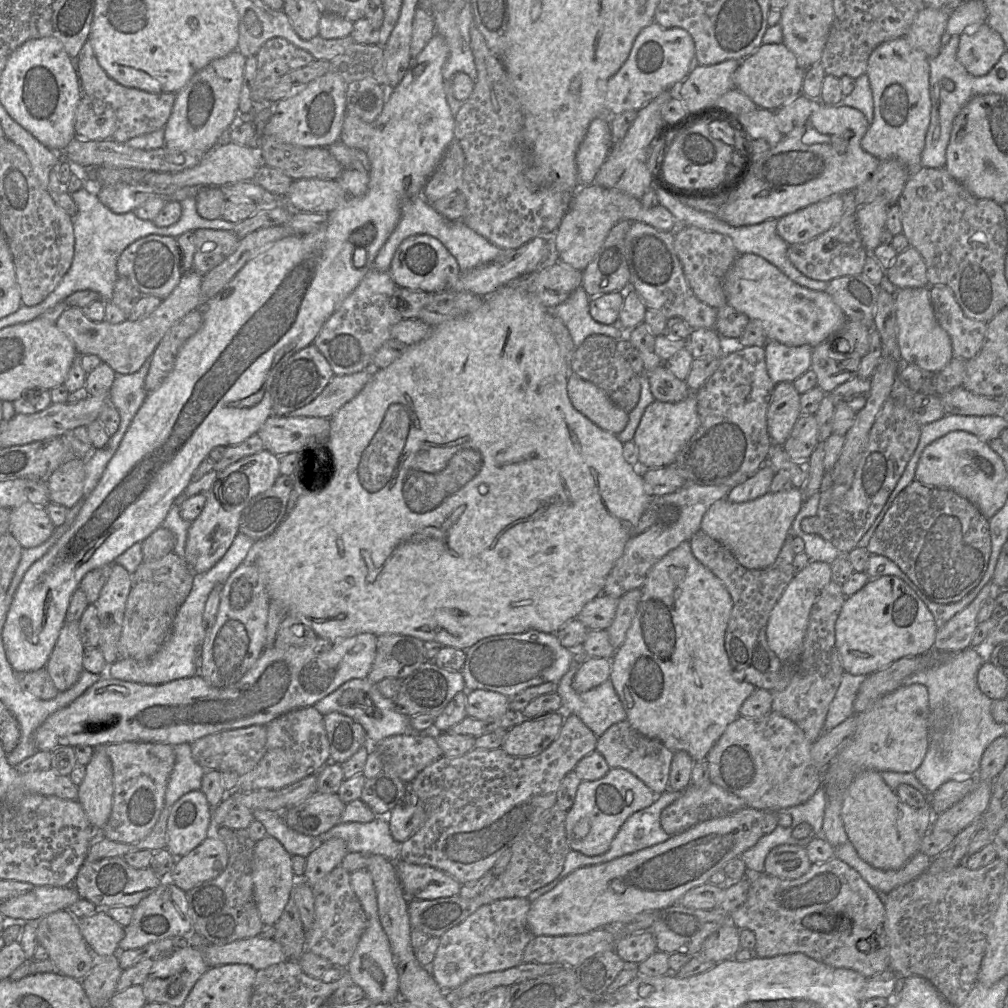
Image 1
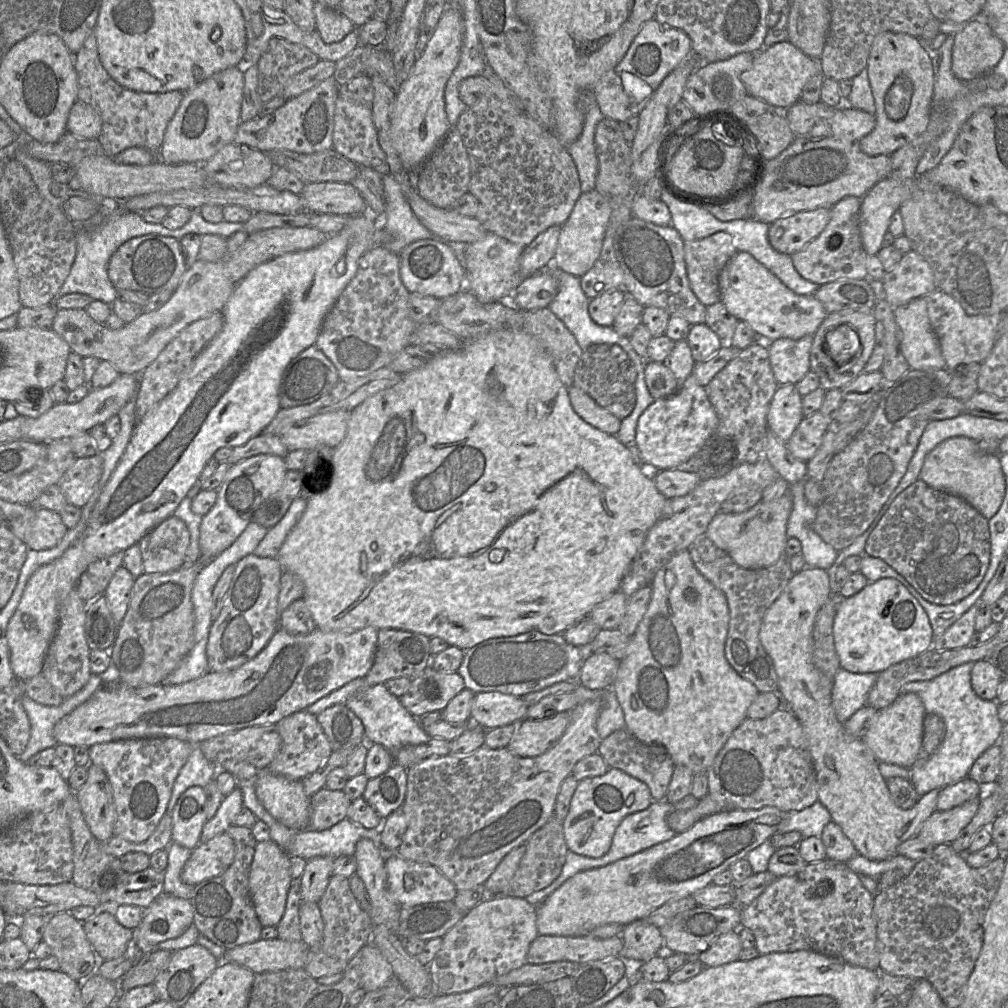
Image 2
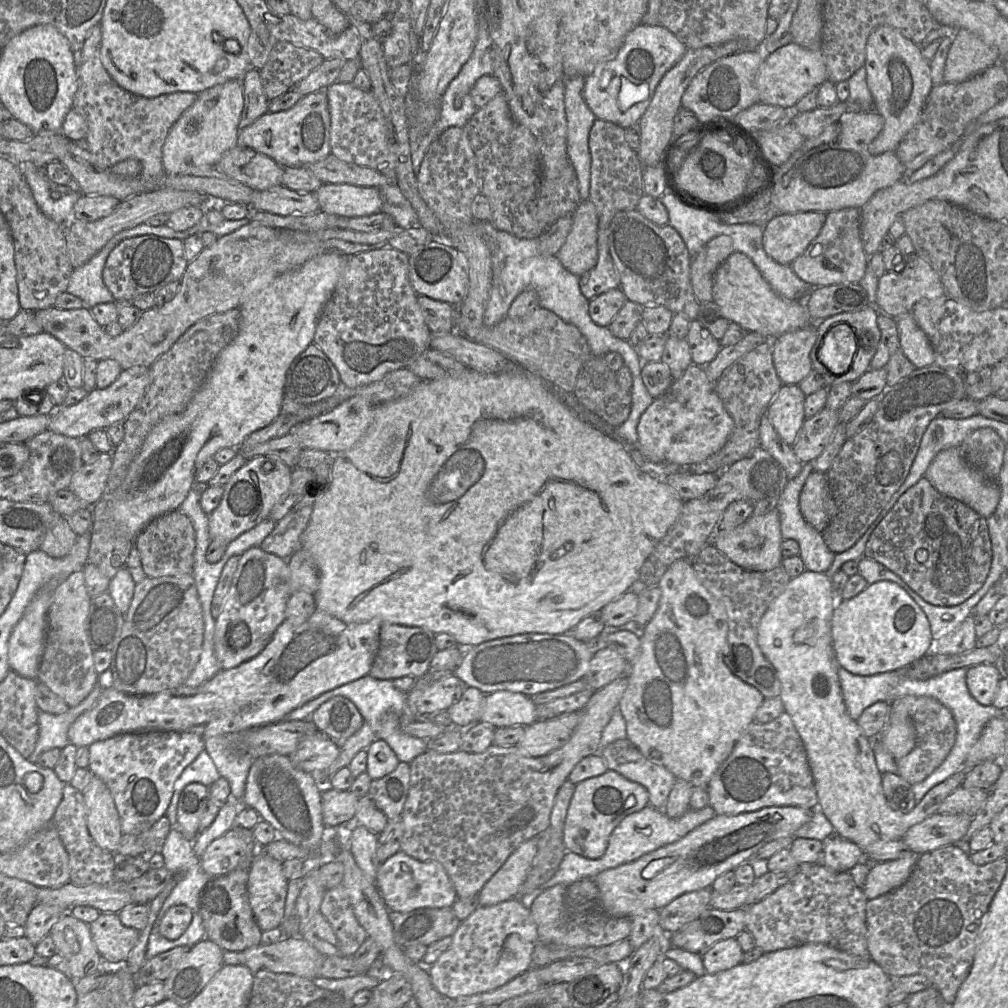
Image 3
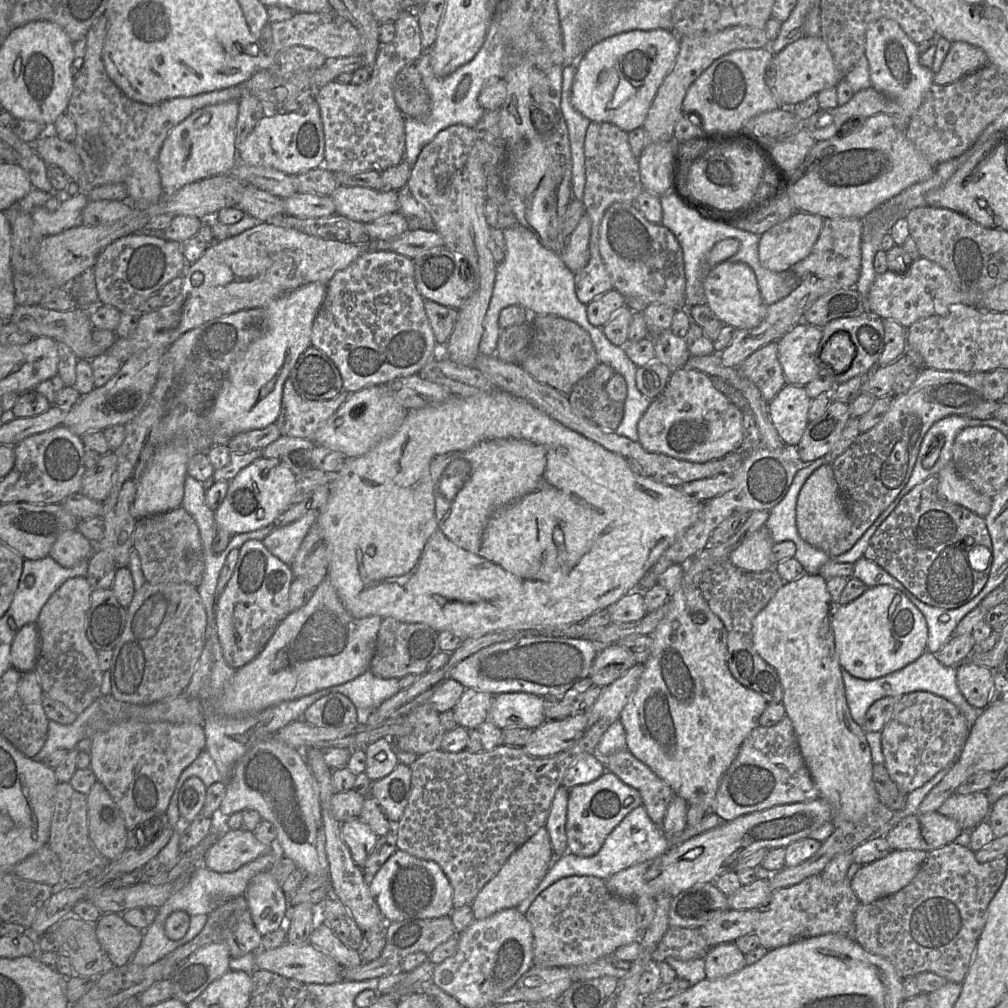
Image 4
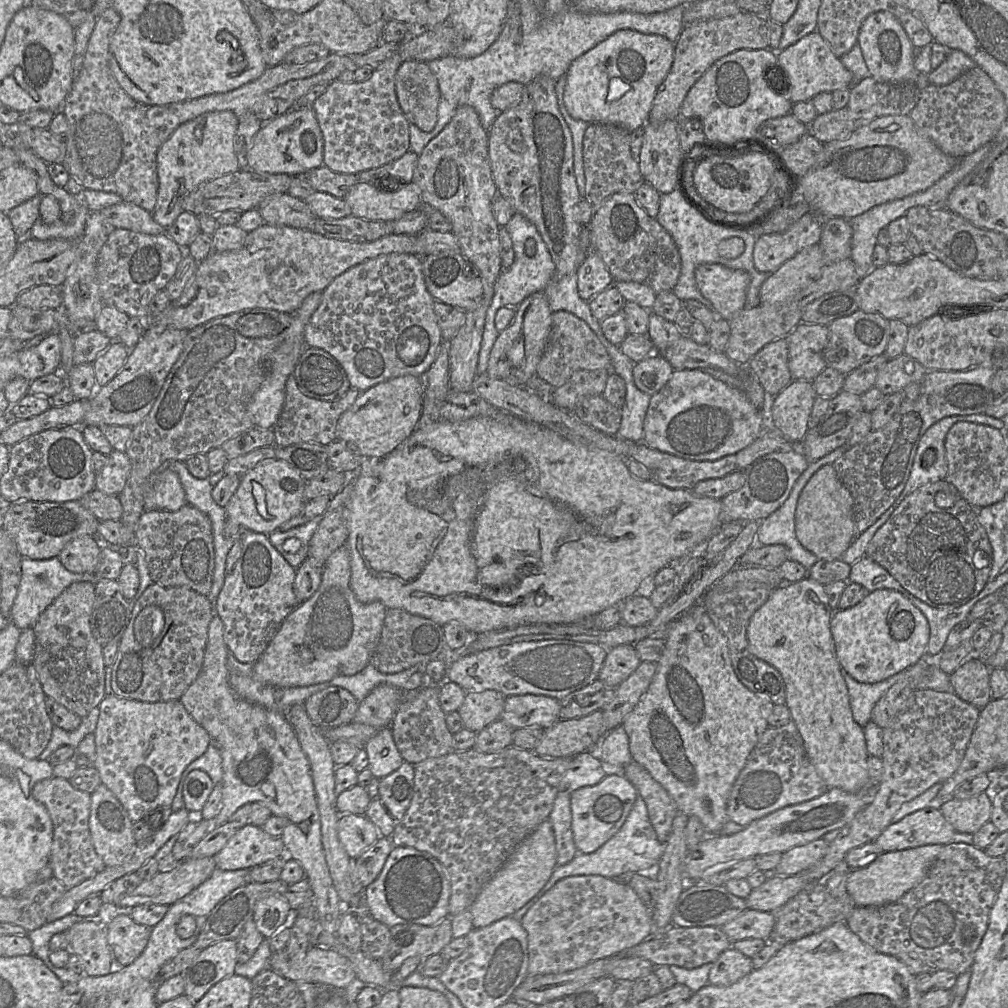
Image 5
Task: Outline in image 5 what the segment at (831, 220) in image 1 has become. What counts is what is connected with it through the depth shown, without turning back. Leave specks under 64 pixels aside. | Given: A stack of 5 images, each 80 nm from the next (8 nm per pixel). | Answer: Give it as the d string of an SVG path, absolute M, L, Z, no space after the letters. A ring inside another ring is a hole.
M807 213L782 233L761 235L753 249L753 263L764 274L775 272L784 262L806 247L818 244L823 222Z

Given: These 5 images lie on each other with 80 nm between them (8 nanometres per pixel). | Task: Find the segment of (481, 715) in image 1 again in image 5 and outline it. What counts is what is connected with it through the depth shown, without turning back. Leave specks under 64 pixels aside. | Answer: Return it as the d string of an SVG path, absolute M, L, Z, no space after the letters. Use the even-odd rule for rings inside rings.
M511 695L505 699L500 719L514 729L547 729L560 720L562 702L545 695Z

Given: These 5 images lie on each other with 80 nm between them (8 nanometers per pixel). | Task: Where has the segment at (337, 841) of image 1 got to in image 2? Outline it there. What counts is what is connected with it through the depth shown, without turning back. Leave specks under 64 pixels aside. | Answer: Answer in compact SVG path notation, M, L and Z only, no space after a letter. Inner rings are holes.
M315 857L307 861L300 878L301 902L318 903L333 875L333 860L330 857Z

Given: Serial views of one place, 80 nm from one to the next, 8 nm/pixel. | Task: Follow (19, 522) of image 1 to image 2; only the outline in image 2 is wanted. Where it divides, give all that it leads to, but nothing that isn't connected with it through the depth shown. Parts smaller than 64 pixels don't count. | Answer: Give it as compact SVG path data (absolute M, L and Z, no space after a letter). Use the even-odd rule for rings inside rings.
M36 507L35 520L26 545L28 549L36 551L51 549L63 539L67 531L59 513Z

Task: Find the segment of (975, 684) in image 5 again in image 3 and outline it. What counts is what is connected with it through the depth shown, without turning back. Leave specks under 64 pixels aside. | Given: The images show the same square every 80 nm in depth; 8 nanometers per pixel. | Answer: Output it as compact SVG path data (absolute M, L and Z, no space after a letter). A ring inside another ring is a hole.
M979 664L967 669L966 684L969 693L983 706L992 704L1000 679L993 664Z

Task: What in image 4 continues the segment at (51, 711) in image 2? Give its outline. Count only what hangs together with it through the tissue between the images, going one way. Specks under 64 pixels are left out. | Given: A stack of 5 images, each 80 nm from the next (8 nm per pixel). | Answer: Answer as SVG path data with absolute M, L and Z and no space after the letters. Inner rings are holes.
M100 697L96 699L76 720L69 725L59 724L55 721L48 722L48 735L42 749L32 758L42 762L50 753L58 749L72 750L85 738L86 726L90 718L99 710Z

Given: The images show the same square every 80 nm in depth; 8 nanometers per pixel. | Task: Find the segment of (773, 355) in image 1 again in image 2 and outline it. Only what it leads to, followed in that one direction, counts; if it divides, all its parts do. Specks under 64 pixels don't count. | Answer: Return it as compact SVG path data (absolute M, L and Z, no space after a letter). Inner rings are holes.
M813 335L796 340L779 338L767 342L770 365L779 385L796 384L811 370L812 343Z

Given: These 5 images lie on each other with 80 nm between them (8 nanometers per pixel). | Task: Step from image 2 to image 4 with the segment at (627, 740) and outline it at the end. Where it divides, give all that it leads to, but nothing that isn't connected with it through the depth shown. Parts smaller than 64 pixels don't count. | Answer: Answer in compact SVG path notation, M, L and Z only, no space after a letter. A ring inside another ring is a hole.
M628 749L616 751L603 759L609 772L639 792L648 816L661 827L674 796L671 787Z

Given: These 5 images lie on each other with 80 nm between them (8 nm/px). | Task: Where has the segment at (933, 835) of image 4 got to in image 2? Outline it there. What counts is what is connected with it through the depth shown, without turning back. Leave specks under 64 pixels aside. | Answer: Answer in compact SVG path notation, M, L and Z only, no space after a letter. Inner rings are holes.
M981 798L966 801L947 811L935 811L921 826L917 837L922 841L938 846L950 844L971 822L978 811Z

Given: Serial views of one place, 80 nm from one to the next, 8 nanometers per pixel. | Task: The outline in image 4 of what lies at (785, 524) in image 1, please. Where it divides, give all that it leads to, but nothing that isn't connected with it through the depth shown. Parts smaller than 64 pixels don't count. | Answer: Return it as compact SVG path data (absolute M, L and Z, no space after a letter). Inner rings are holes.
M765 526L748 534L729 554L729 561L739 569L764 572L774 568L771 551L775 543Z

